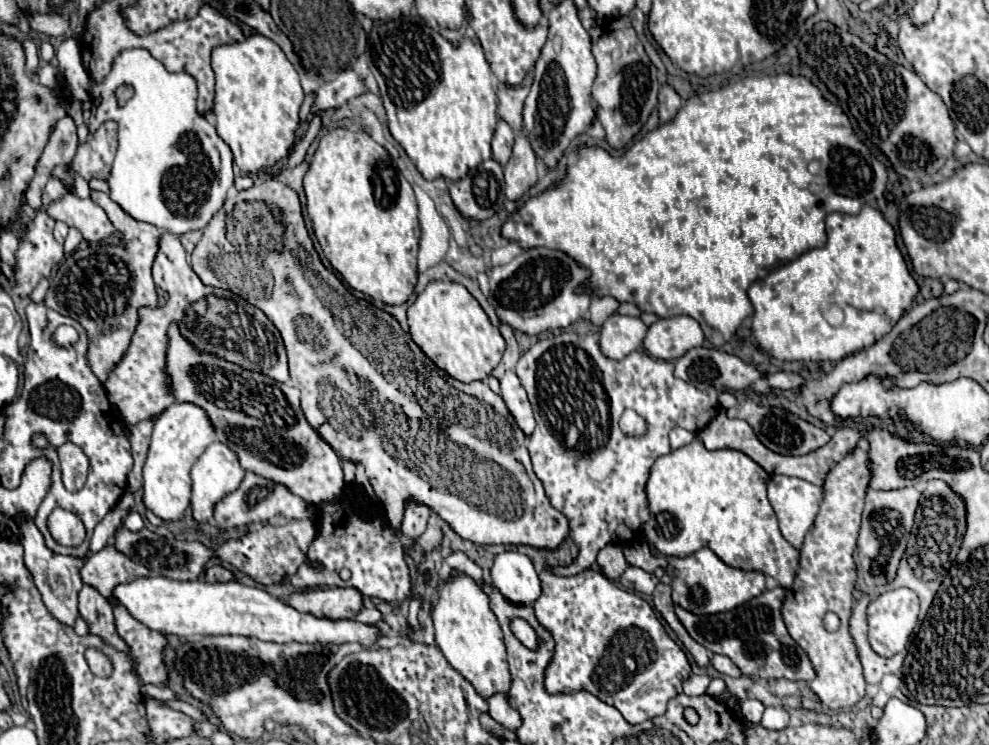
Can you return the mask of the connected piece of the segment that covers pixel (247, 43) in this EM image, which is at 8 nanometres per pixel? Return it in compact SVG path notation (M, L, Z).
M252 34L244 42L220 44L212 50L212 70L216 74L216 98L212 112L216 114L216 132L230 146L234 154L234 164L242 172L258 172L260 168L274 166L284 158L294 144L294 132L298 128L298 110L304 100L300 86L300 76L282 52L278 44L270 38Z

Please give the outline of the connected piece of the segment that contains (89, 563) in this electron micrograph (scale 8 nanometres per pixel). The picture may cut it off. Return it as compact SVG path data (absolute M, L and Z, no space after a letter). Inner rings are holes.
M108 544L98 554L90 554L80 568L80 578L84 584L94 586L104 598L110 598L112 588L122 582L130 582L138 576L146 576L148 568L126 558L118 552L114 544Z

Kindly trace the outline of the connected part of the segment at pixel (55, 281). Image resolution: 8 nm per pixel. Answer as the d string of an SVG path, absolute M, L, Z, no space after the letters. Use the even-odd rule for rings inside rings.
M92 192L92 200L104 208L108 216L112 216L112 224L122 232L124 244L90 244L84 250L72 252L58 268L58 272L50 278L50 288L46 292L44 304L62 316L72 316L86 328L90 336L86 358L92 372L100 378L100 382L104 382L108 372L122 358L130 344L138 322L138 308L156 306L158 296L152 280L152 264L154 254L158 254L158 238L162 234L156 226L130 218L130 214L126 214L104 192Z

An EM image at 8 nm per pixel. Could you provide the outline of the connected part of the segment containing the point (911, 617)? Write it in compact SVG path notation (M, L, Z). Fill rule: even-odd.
M898 588L880 594L876 600L868 604L868 642L872 650L884 658L892 658L894 654L902 652L910 640L910 634L916 626L918 618L918 596L910 588Z

